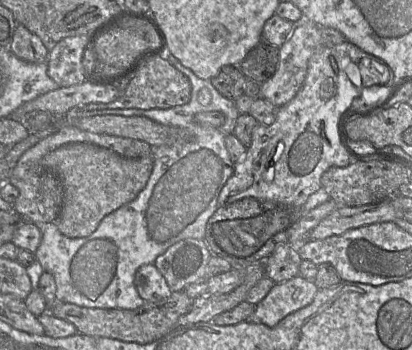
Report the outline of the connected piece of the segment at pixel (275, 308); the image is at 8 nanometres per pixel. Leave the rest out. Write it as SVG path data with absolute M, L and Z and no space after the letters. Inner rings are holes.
M300 276L276 283L266 297L255 305L254 313L245 322L274 327L287 316L309 306L318 291L314 282Z

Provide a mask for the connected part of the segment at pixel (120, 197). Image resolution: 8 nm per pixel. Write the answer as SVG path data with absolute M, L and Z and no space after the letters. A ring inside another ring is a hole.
M89 143L67 144L49 152L41 166L56 175L64 190L64 203L54 221L59 231L69 238L91 235L105 216L133 201L145 188L153 164L152 155L128 159Z

